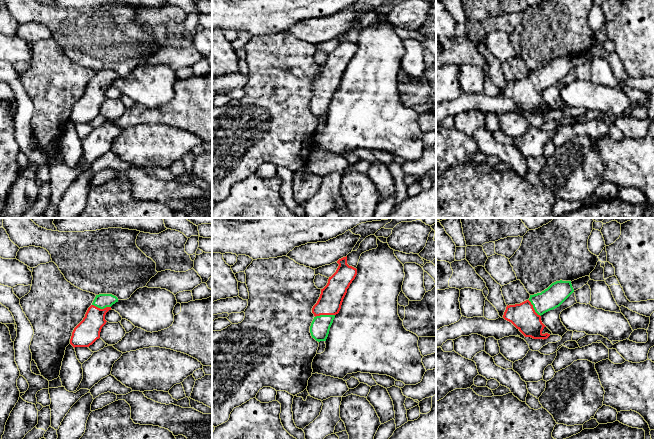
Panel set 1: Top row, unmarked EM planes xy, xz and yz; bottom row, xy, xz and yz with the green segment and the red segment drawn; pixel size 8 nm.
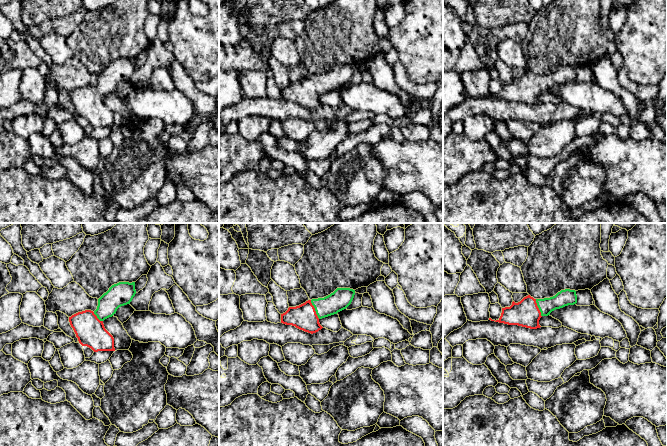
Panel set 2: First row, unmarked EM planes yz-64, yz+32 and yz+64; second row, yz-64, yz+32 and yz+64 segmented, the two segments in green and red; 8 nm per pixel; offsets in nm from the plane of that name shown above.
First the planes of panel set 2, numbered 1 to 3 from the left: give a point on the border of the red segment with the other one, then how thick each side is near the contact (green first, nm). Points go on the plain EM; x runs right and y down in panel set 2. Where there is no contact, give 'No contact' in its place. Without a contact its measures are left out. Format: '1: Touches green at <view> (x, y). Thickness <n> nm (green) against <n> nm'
1: Touches green at yz-64 (97, 93). Thickness 180 nm (green) against 240 nm
2: Touches green at yz+32 (315, 85). Thickness 170 nm (green) against 200 nm
3: Touches green at yz+64 (538, 83). Thickness 130 nm (green) against 220 nm

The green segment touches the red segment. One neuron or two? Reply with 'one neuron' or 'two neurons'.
one neuron

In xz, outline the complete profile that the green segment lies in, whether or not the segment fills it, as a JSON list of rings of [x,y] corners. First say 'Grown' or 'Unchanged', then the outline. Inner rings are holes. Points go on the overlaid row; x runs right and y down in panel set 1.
Grown. [[[347,256],[339,259],[337,263],[339,266],[336,272],[329,277],[327,285],[321,289],[320,297],[312,308],[315,317],[310,326],[310,333],[318,342],[326,341],[347,289],[357,275],[357,269],[347,264]]]

